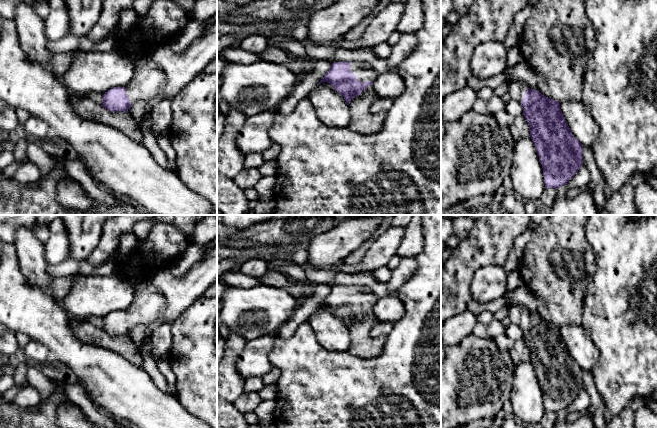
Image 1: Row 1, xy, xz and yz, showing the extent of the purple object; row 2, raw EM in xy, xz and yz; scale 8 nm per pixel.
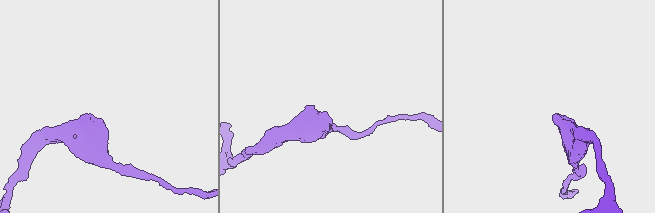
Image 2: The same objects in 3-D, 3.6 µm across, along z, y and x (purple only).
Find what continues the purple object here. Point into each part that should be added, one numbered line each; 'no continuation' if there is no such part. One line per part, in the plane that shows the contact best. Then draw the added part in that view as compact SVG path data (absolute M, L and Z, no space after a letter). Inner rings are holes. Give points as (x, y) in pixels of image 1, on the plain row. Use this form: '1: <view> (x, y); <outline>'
1: xz (363, 298); M358 285L350 286L350 295L356 299L357 305L374 306L379 300L379 297L371 289L367 292L364 292L362 287L363 286Z

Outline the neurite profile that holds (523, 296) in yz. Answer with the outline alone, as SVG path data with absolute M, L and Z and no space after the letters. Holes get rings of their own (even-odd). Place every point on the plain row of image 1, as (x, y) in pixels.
M523 282L513 291L503 295L508 301L508 306L520 305L528 309L532 314L537 314L544 301L530 290Z

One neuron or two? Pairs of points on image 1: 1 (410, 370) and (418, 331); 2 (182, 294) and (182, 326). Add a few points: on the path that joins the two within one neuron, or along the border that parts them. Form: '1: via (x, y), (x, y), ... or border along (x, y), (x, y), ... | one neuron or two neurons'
1: via (418, 360), (418, 341) | one neuron
2: border along (199, 297), (170, 323) | two neurons

